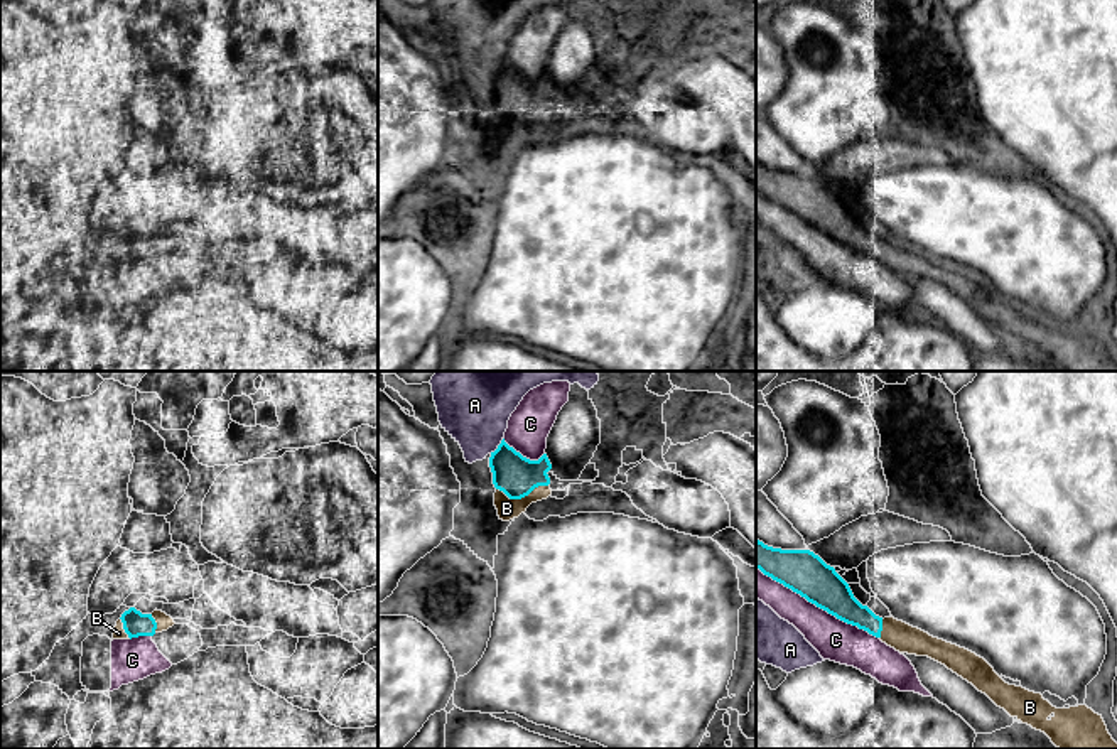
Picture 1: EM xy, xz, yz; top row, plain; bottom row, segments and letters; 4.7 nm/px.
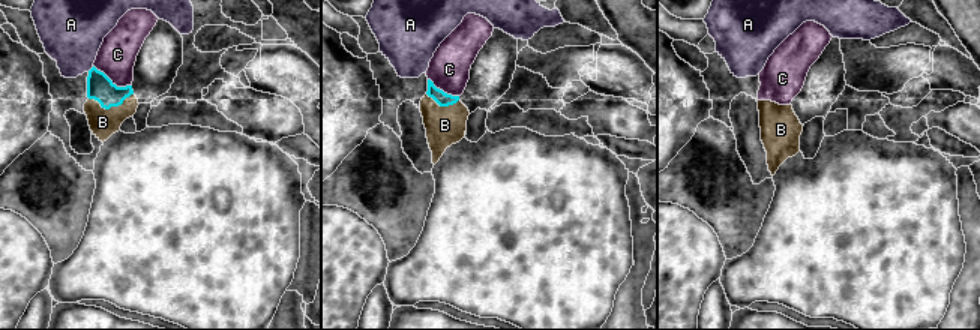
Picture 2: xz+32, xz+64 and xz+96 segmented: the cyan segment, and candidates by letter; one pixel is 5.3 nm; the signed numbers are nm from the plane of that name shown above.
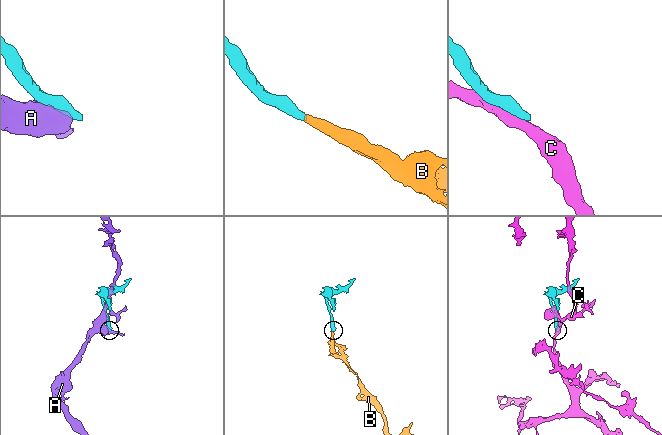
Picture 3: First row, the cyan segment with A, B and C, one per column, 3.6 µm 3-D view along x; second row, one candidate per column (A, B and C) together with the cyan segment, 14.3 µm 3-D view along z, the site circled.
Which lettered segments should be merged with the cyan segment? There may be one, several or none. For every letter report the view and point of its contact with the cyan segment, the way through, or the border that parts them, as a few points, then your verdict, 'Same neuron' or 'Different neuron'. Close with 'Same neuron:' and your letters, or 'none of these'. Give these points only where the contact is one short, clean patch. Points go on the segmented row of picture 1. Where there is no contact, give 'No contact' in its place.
A: Touches cyan at xz (498, 447). Different neuron
B: Touches cyan at xz (522, 496). Same neuron
C: Touches cyan at yz (817, 606). Different neuron
Same neuron: B

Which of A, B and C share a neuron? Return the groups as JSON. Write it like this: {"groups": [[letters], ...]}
{"groups": [["A"], ["B"], ["C"]]}

